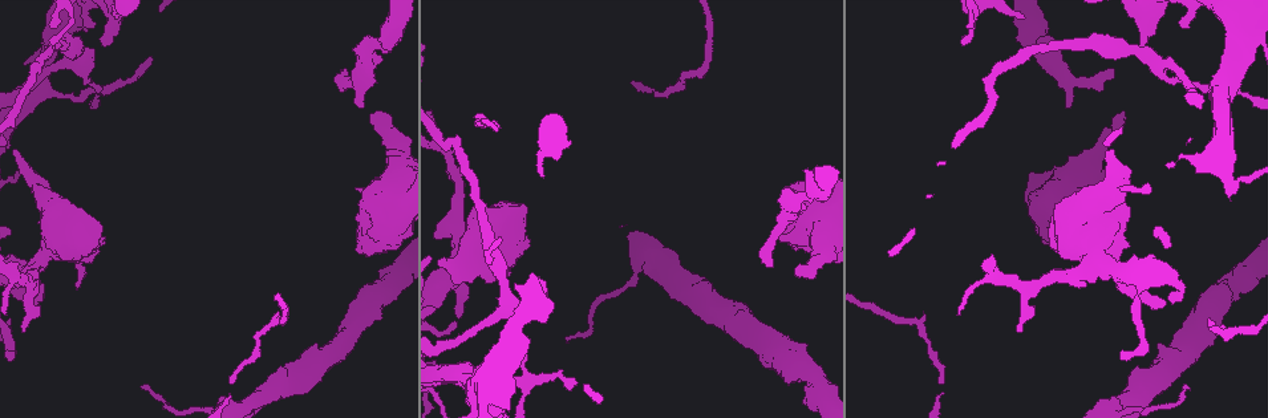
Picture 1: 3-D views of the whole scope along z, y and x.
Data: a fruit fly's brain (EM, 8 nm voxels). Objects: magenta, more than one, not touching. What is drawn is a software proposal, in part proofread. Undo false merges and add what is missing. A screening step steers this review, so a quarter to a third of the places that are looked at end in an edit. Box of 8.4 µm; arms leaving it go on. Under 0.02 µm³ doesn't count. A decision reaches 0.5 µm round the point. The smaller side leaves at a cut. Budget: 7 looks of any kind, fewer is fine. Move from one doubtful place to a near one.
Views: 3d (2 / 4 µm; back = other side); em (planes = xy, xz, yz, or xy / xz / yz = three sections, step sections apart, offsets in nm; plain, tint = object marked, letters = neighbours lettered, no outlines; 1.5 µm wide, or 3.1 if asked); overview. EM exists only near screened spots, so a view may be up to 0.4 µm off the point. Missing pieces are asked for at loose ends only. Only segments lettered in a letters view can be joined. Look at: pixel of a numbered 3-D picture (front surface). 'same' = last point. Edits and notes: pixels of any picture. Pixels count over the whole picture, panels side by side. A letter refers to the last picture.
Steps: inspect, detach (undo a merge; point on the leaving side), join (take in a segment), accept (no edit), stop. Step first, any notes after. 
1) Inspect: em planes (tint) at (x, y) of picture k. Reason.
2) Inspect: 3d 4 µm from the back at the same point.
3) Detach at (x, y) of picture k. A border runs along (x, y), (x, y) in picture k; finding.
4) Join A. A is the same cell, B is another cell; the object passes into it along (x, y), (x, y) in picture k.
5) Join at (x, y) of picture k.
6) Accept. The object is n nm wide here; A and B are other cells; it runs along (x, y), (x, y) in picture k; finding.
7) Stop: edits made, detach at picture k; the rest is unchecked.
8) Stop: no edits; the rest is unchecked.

Inspect: 3d 4 µm at (822, 257) of picture 1. Sudden change in width.

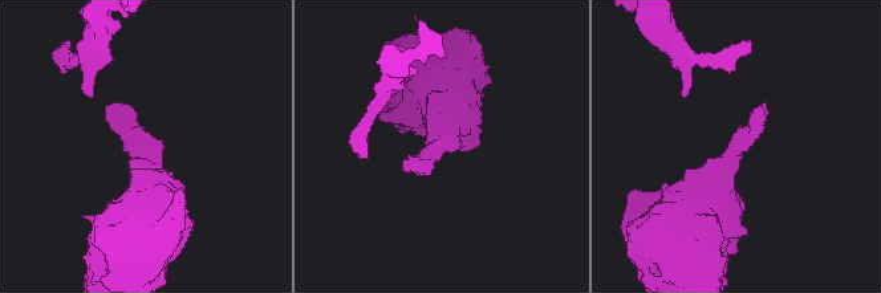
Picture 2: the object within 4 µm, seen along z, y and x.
Inspect: em planes (letters) at (741, 145) of picture 2.

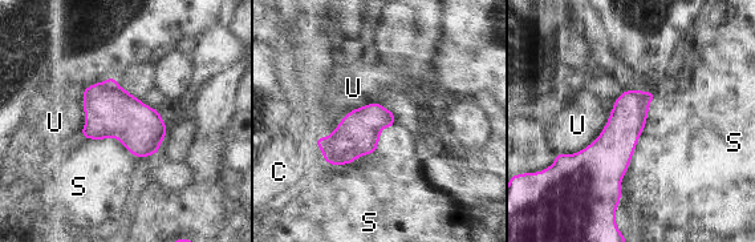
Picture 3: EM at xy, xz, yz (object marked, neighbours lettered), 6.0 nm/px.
Accept. The object is 220 nm wide here; the longest contact is with S, 480 nm; C, S and U are other cells; continuous, no second neuron.

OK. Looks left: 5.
Inspect: 3d 2 µm at (344, 70) of picture 1. An open end.

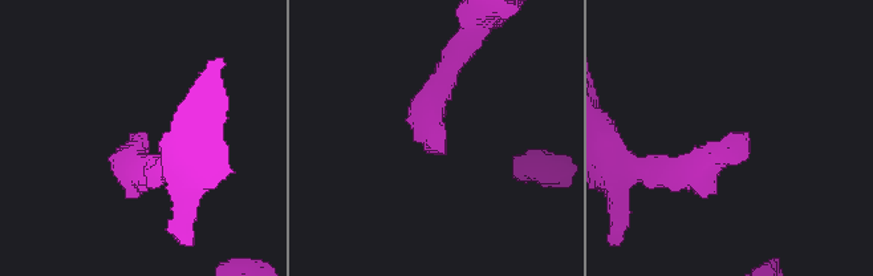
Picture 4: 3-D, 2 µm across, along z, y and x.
Inspect: em planes (letters) at (746, 134) of picture 4. Need the tissue.

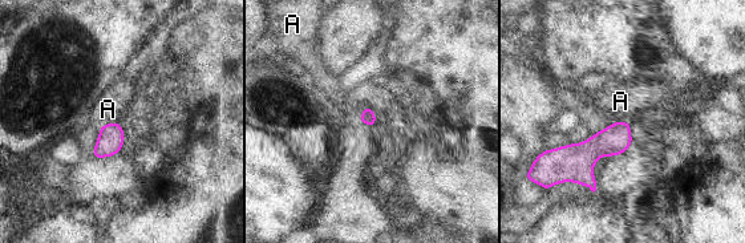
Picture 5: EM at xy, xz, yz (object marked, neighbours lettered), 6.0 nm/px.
Accept. A is another cell; a border runs along (118, 120), (104, 124), (100, 128) in picture 5; none of them fits.

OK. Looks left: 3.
Inspect: em xz step 4 (tint) at (1185, 390) of picture 1. Free end.

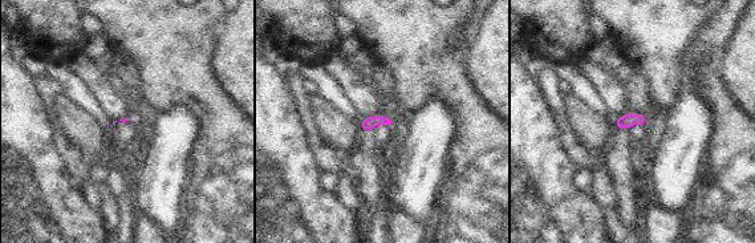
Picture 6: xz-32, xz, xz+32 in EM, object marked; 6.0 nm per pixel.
Inspect: em xz step 4 (letters) at the same point.

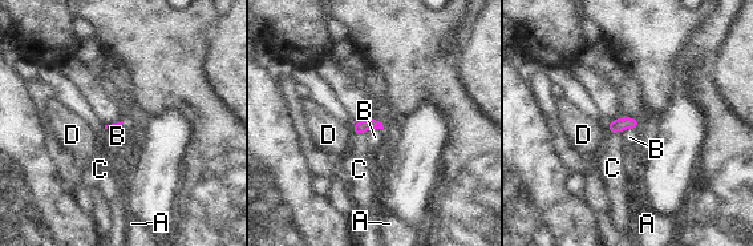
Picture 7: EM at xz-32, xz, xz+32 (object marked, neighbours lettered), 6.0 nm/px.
Join C. C is the same cell, A, B and D are other cells; the object passes into it along (360, 126), (359, 133), (359, 169) in picture 7; the neuron continues.

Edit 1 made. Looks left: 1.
Stop: edits made, join at picture 7; the rest is unchecked.

